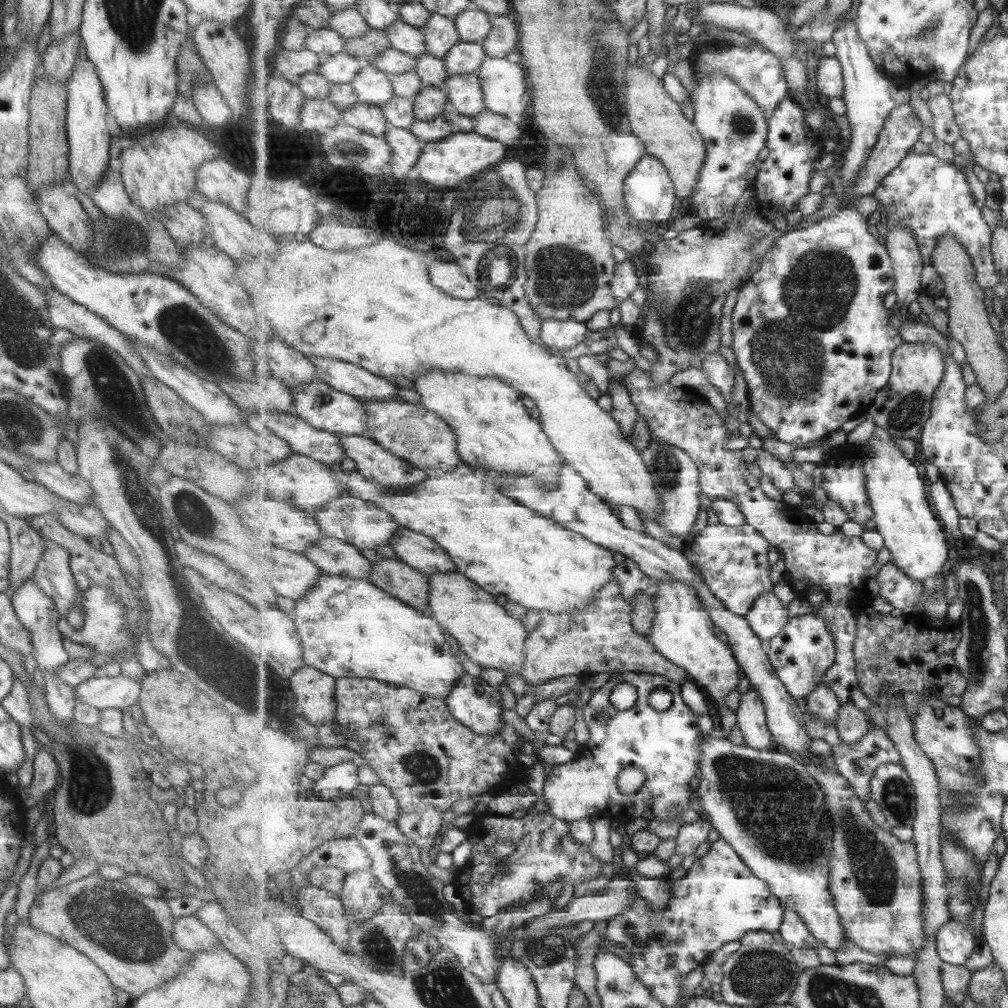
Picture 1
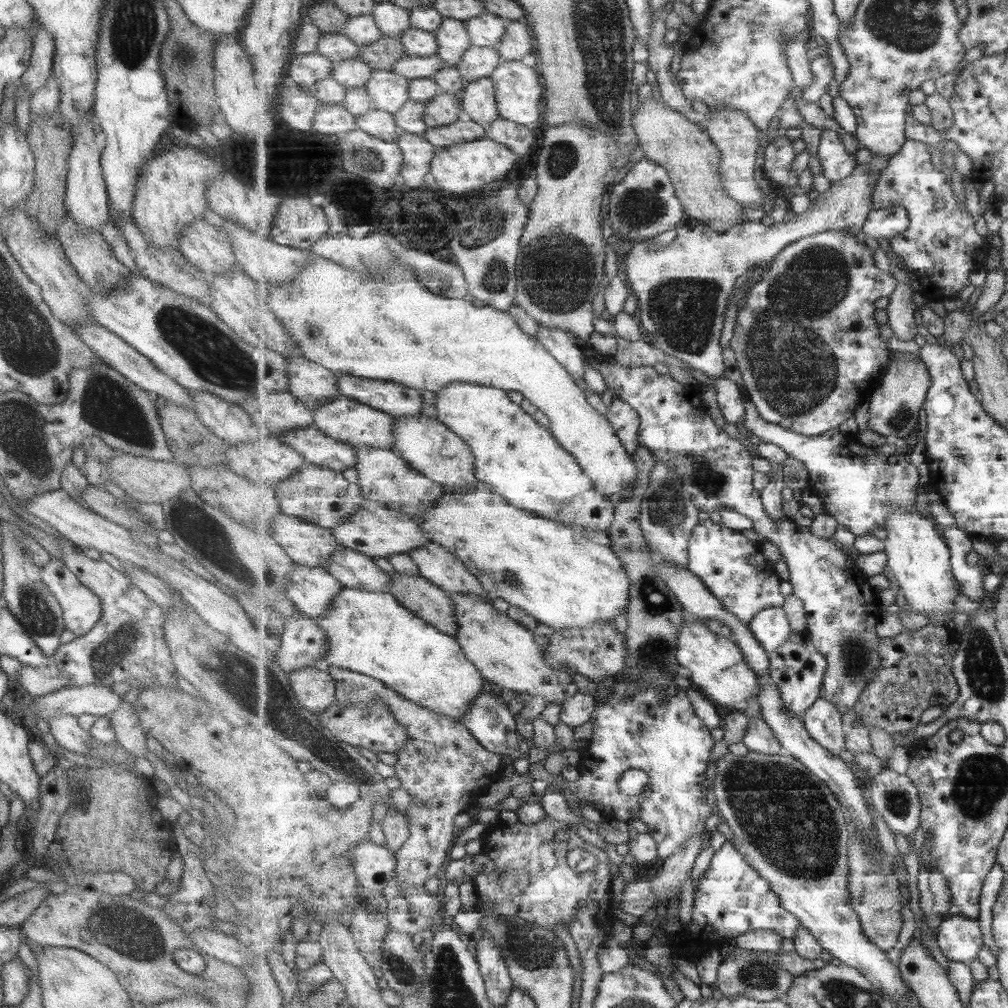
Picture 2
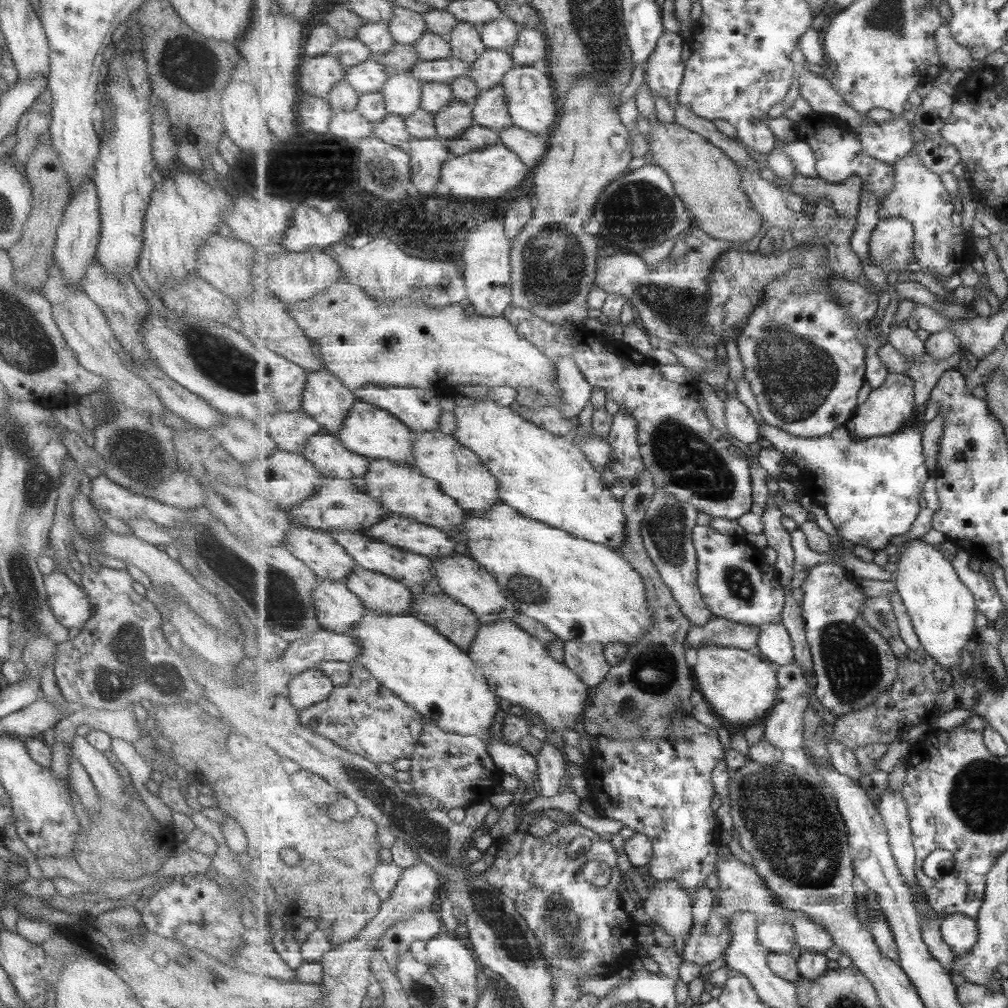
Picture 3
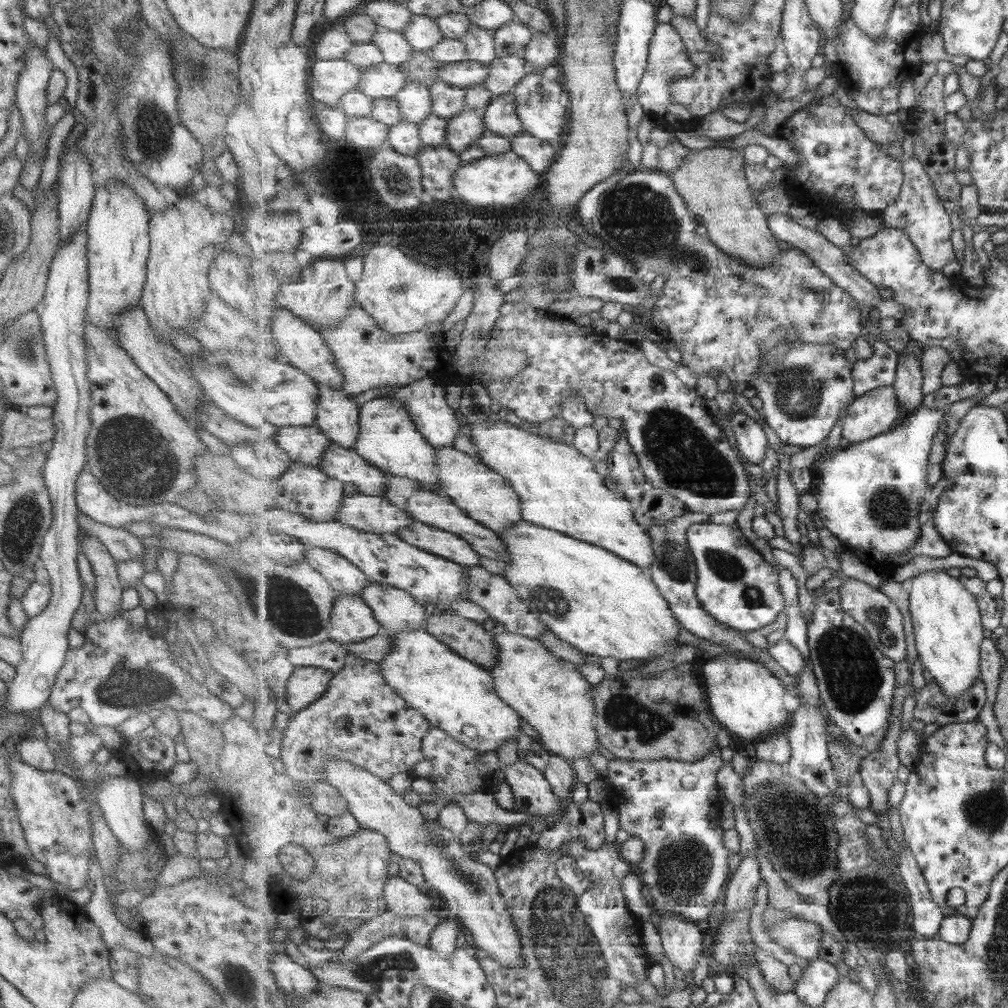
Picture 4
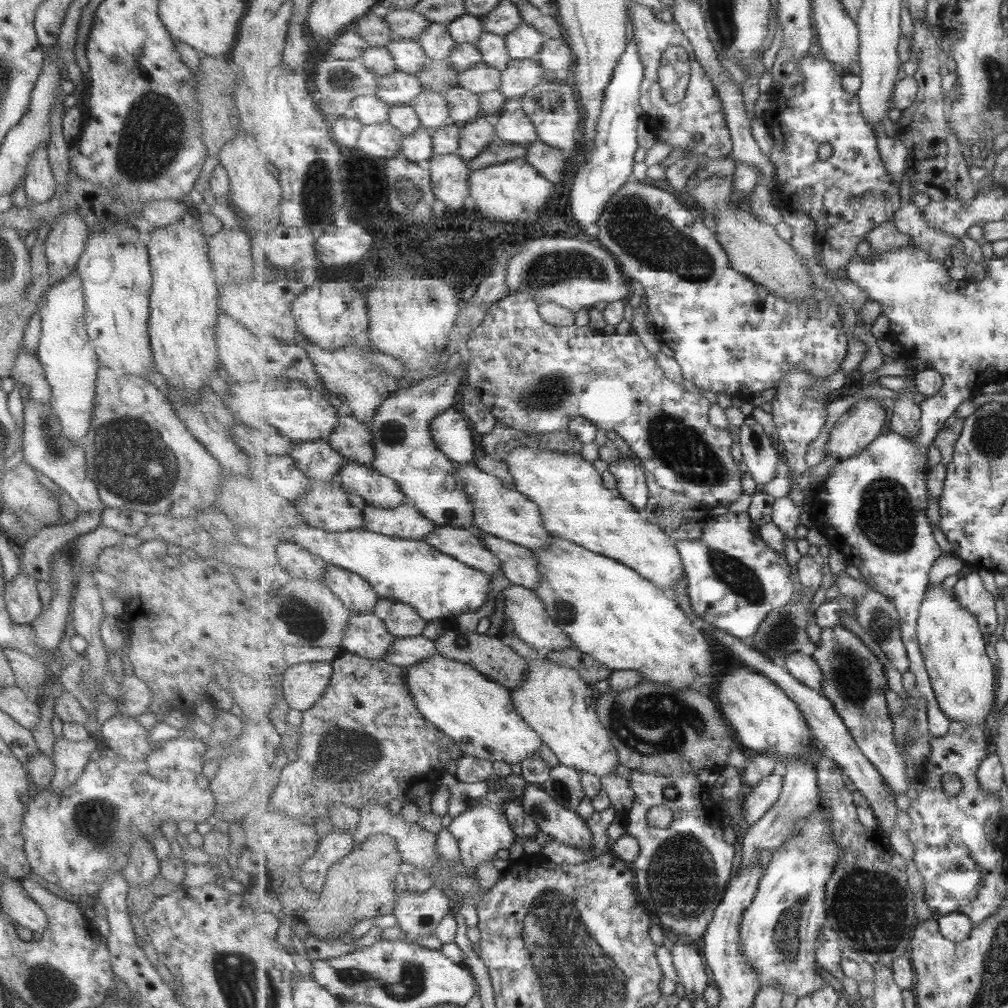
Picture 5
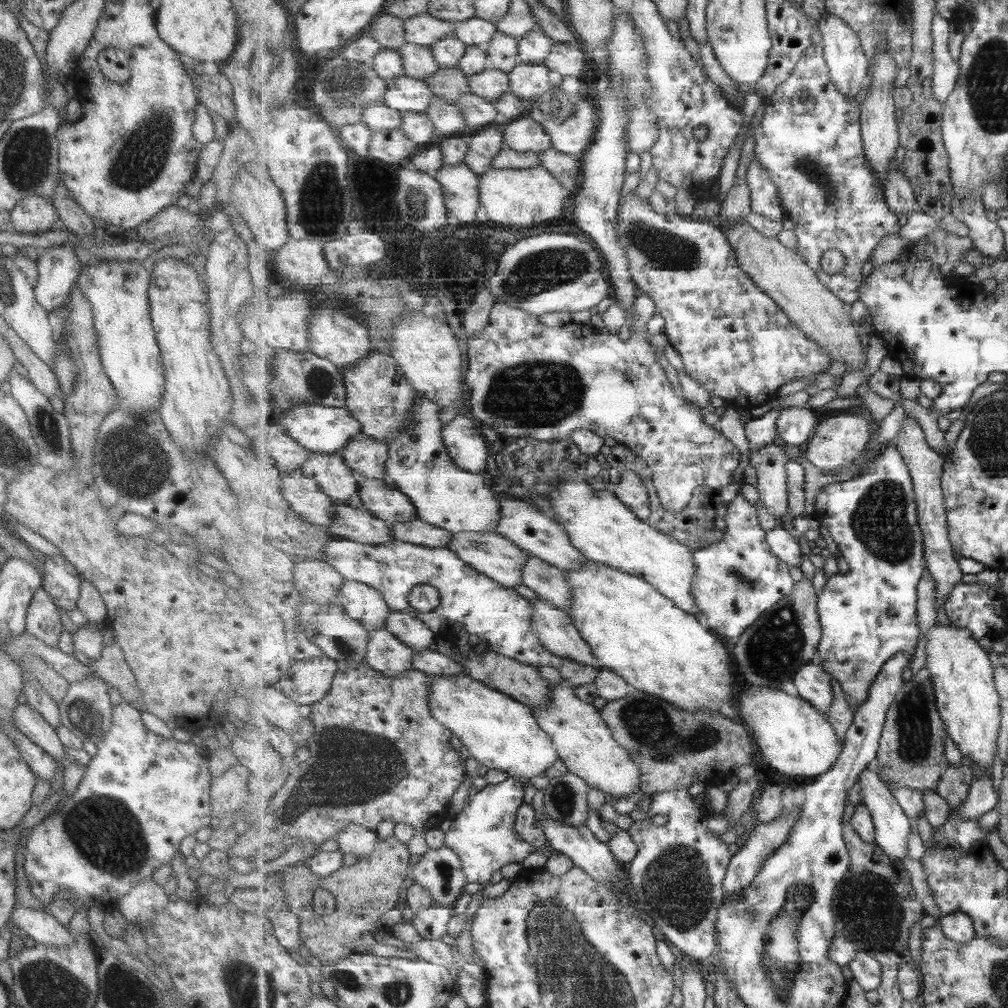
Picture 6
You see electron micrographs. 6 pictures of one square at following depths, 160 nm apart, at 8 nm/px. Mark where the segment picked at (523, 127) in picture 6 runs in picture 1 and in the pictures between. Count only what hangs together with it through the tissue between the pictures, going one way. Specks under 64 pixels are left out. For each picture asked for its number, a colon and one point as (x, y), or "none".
1: (466, 93)
2: (479, 99)
3: (491, 110)
4: (501, 116)
5: (516, 127)

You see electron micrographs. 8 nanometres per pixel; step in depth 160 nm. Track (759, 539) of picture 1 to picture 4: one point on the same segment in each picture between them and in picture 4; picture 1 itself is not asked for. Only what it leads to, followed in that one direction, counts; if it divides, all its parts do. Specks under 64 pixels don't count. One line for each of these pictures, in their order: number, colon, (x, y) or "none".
2: (734, 569)
3: (736, 583)
4: (736, 585)

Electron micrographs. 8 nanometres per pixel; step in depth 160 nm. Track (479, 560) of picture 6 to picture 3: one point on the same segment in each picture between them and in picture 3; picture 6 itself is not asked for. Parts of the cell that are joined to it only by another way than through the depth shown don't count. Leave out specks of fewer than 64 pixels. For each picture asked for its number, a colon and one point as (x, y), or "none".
3: (395, 530)
4: (440, 542)
5: (462, 544)

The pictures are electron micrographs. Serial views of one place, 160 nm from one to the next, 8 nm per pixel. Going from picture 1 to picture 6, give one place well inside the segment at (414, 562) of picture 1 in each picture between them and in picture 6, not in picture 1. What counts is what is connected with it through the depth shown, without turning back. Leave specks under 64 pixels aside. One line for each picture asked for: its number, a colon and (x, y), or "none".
2: (436, 563)
3: (468, 582)
4: (496, 595)
5: (530, 621)
6: (558, 634)

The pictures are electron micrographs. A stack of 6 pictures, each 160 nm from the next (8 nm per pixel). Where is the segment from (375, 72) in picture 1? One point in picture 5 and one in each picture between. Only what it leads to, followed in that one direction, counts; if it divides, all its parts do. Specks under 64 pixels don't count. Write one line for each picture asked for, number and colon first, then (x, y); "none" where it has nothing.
2: (390, 91)
3: (403, 93)
4: (416, 101)
5: (432, 107)

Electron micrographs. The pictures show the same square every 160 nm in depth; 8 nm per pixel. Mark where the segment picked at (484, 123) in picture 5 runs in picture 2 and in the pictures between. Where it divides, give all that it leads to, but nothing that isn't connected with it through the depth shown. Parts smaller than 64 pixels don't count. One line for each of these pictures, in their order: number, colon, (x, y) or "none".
2: (444, 109)
3: (451, 122)
4: (464, 129)

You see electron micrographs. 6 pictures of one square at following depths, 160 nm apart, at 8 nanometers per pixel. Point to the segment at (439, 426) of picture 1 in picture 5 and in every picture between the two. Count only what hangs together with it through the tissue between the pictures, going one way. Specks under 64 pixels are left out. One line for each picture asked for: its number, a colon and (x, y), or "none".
2: (432, 448)
3: (461, 474)
4: (486, 496)
5: (501, 511)

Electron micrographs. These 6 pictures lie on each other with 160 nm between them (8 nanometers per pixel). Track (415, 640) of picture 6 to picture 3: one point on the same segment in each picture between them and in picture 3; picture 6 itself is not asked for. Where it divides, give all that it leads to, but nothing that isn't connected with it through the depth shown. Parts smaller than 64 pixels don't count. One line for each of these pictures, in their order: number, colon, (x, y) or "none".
3: (378, 592)
4: (397, 611)
5: (401, 619)

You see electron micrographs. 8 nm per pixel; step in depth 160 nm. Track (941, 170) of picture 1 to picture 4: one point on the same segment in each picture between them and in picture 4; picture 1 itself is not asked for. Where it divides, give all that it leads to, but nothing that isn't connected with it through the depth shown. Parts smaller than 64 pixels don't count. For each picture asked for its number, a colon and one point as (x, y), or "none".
2: (942, 247)
3: (919, 197)
4: (918, 211)

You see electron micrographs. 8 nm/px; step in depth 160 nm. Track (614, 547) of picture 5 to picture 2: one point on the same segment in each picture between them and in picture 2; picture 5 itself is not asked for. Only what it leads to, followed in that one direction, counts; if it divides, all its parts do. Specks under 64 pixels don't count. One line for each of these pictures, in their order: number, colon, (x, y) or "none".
2: (521, 460)
3: (548, 478)
4: (560, 489)

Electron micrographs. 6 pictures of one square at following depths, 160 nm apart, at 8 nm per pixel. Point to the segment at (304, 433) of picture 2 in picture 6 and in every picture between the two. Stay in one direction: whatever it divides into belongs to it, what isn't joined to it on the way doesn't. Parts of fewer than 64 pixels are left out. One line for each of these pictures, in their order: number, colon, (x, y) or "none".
3: (333, 459)
4: (344, 464)
5: (377, 490)
6: (379, 496)

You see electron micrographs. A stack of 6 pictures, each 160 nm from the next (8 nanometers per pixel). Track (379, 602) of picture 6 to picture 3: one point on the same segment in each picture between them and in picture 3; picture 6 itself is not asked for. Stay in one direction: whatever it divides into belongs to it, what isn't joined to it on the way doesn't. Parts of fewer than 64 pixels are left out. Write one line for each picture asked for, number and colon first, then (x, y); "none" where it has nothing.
3: (319, 550)
4: (347, 578)
5: (358, 594)

